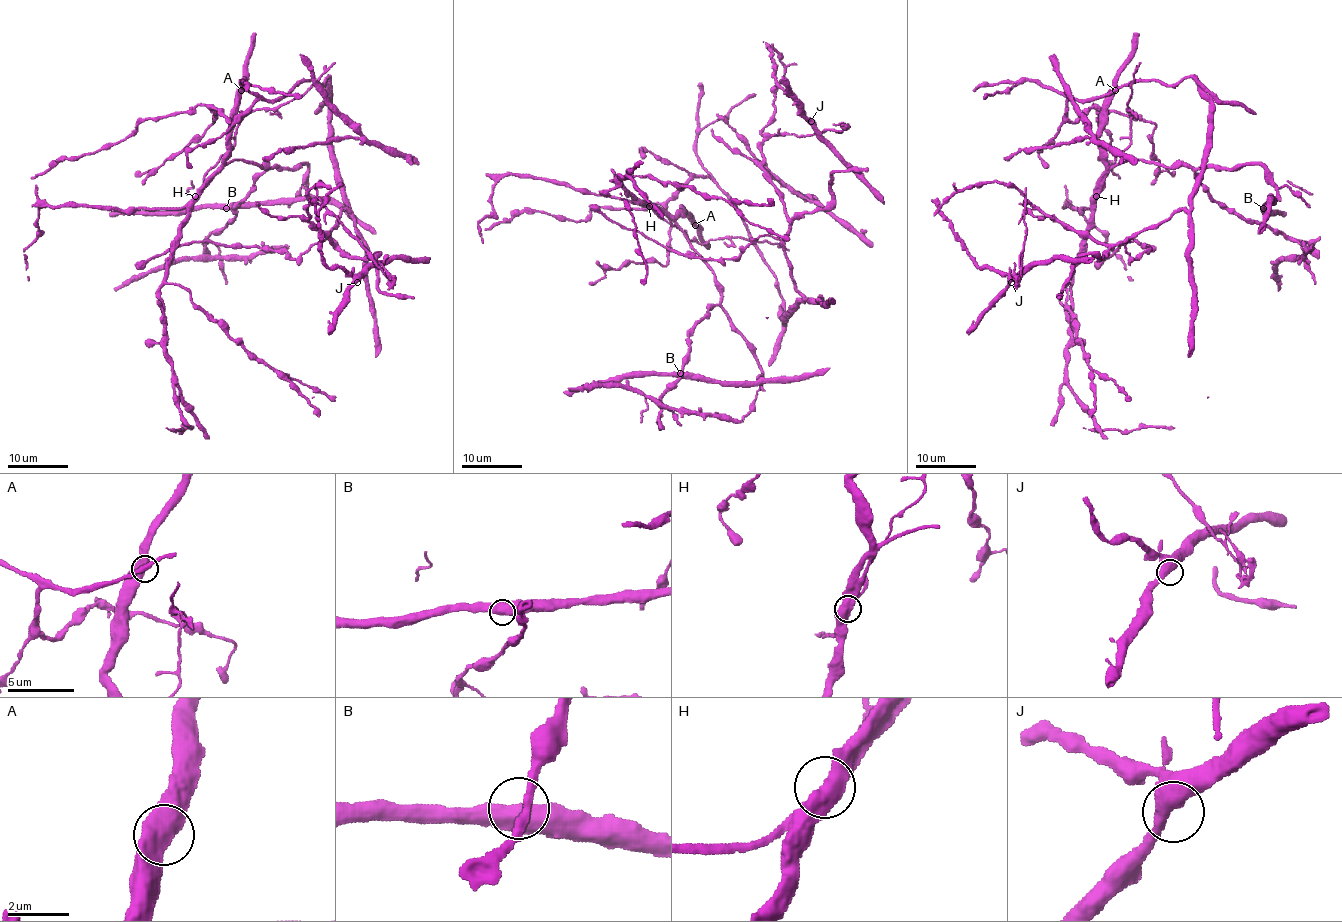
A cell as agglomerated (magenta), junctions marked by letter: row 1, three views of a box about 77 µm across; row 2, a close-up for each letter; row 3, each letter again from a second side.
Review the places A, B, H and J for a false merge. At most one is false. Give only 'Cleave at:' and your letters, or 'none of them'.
Cleave at: H

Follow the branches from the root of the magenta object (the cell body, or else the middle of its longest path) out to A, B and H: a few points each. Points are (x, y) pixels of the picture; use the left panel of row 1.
A: (328, 78), (322, 84), (304, 80), (301, 95), (248, 113), (206, 182), (227, 151), (241, 90)
B: (328, 78), (304, 80), (301, 95), (248, 113), (203, 178), (232, 160), (307, 164), (309, 194), (226, 208)
H: (328, 78), (322, 84), (304, 80), (301, 95), (248, 113), (196, 196)

